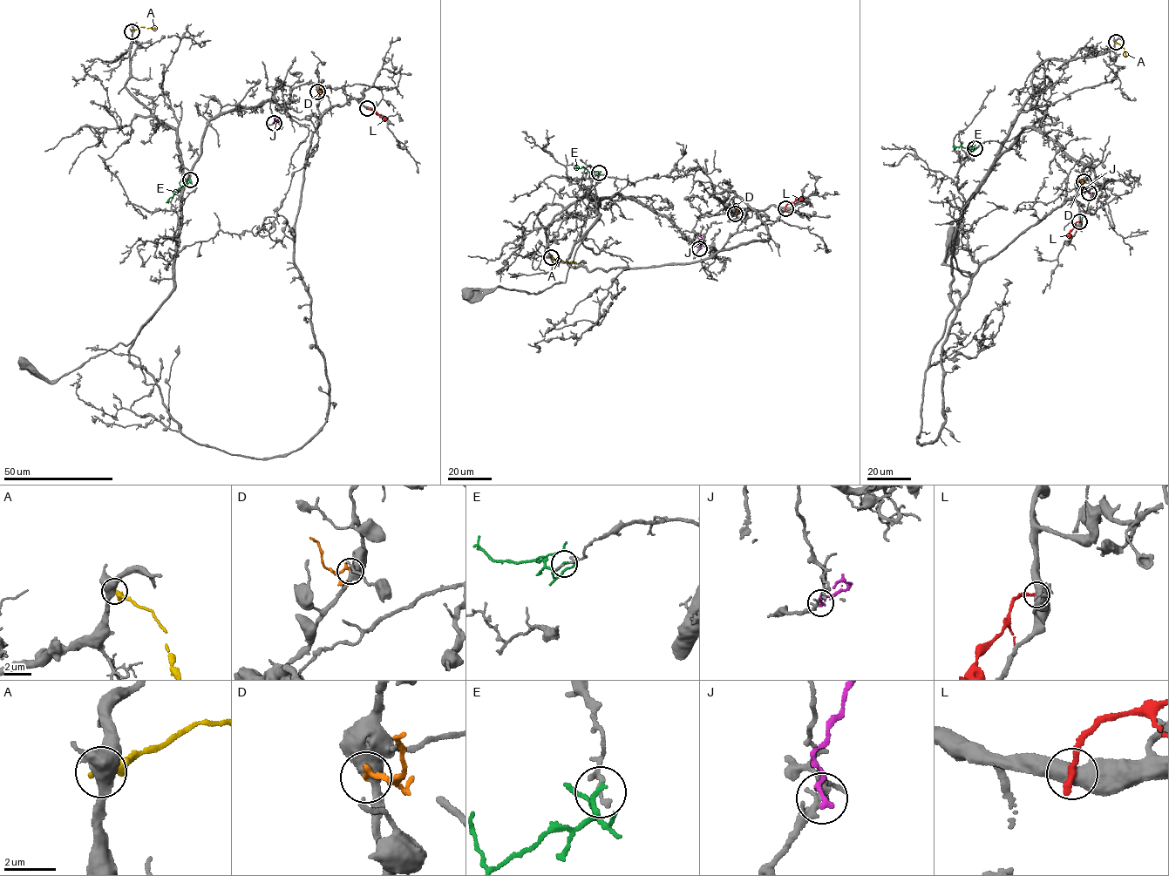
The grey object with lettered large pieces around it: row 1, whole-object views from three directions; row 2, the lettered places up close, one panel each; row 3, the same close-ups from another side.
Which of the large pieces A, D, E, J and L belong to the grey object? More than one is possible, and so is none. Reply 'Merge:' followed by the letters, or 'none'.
Merge: none

